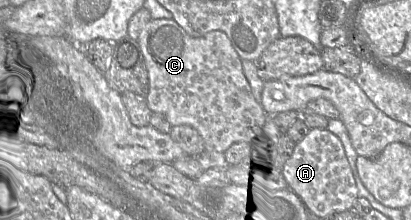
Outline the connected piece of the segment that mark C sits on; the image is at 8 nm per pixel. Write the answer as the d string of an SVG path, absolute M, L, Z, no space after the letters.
M152 19L141 32L137 42L139 43L144 55L146 67L149 73L149 92L145 99L152 112L162 114L172 126L186 124L194 127L204 140L205 151L224 153L233 144L248 147L264 139L264 131L266 125L270 121L270 116L254 98L250 84L243 71L243 60L233 47L229 37L224 32L214 30L208 32L204 36L193 37L188 34L174 19Z

